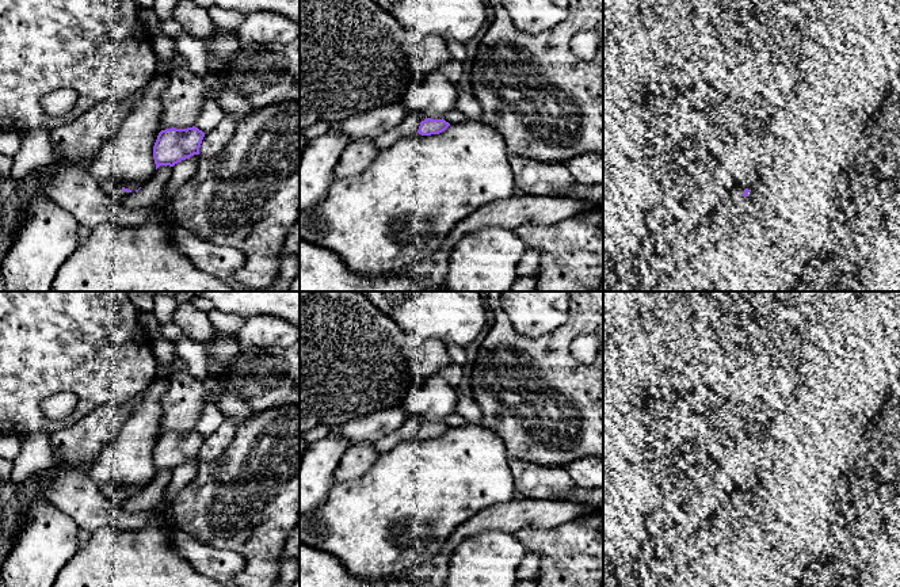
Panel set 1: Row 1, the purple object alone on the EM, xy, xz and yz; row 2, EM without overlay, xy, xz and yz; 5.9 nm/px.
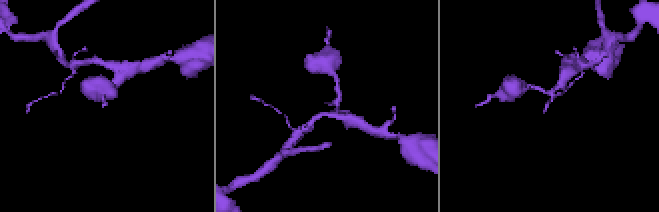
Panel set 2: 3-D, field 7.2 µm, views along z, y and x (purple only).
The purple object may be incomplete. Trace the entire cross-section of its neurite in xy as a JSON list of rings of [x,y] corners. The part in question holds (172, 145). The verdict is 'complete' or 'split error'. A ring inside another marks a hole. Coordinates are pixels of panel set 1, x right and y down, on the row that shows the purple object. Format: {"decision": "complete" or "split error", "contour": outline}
{"decision": "complete", "contour": [[[195,126],[161,130],[153,146],[156,169],[160,165],[173,167],[182,160],[199,155],[203,137],[205,133]]]}

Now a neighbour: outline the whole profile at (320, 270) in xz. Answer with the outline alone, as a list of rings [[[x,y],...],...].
[[[300,239],[300,291],[451,291],[422,286],[411,272],[366,277],[356,274],[328,248]]]

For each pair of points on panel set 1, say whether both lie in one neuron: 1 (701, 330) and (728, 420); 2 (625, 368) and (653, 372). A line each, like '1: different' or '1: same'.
1: different
2: different

